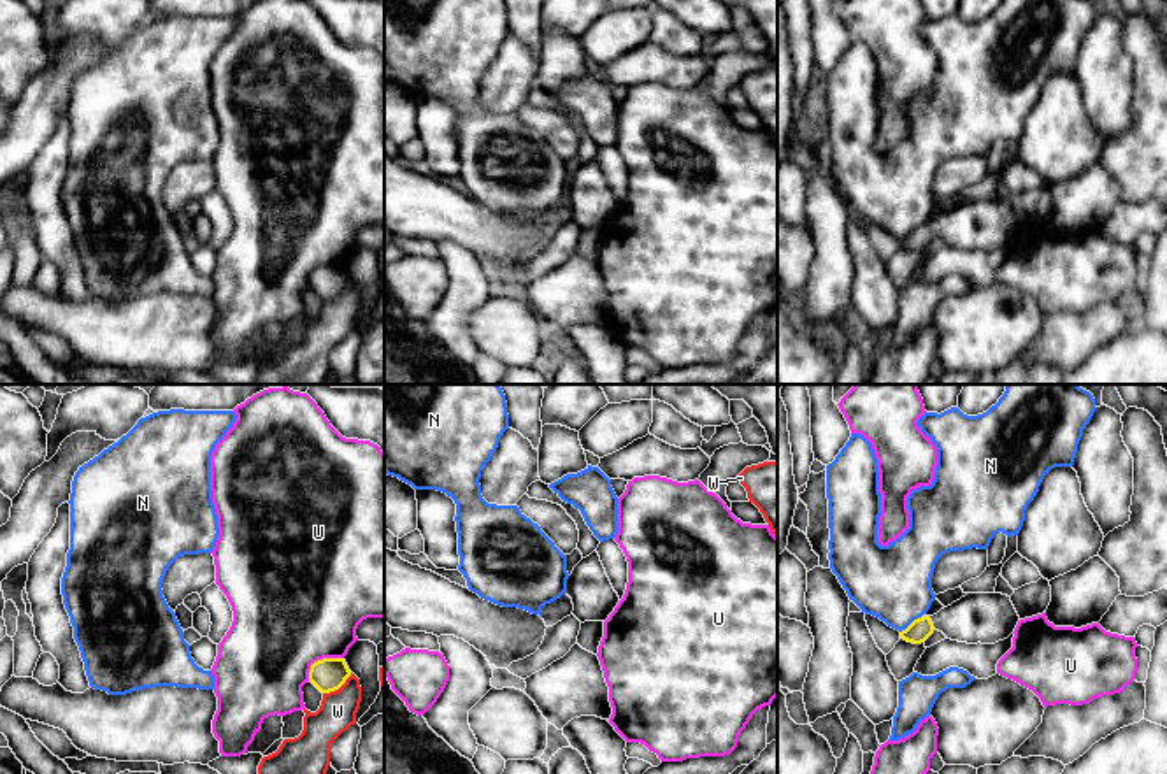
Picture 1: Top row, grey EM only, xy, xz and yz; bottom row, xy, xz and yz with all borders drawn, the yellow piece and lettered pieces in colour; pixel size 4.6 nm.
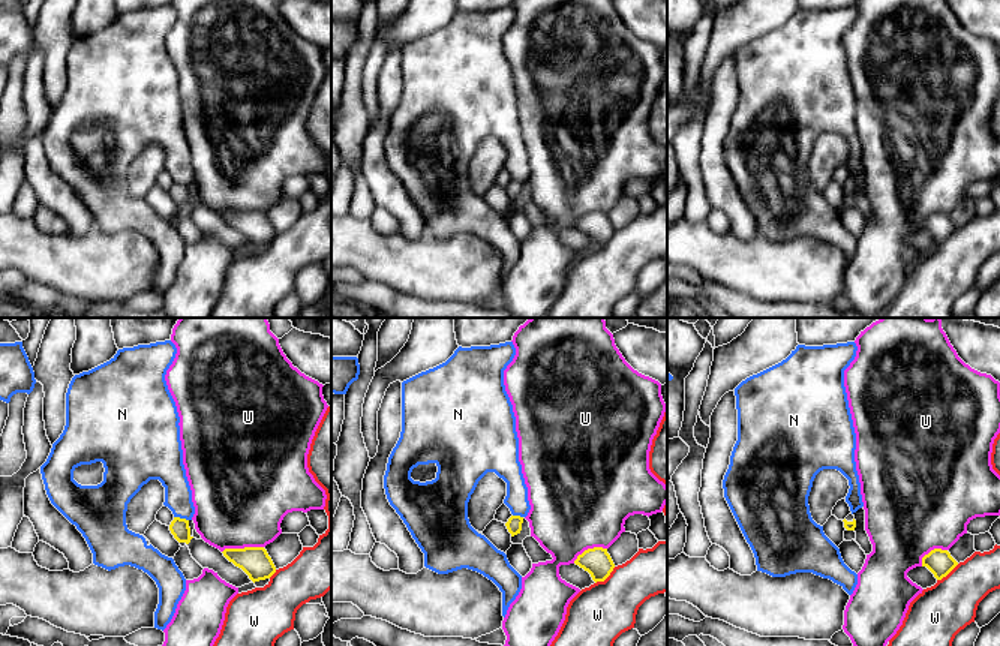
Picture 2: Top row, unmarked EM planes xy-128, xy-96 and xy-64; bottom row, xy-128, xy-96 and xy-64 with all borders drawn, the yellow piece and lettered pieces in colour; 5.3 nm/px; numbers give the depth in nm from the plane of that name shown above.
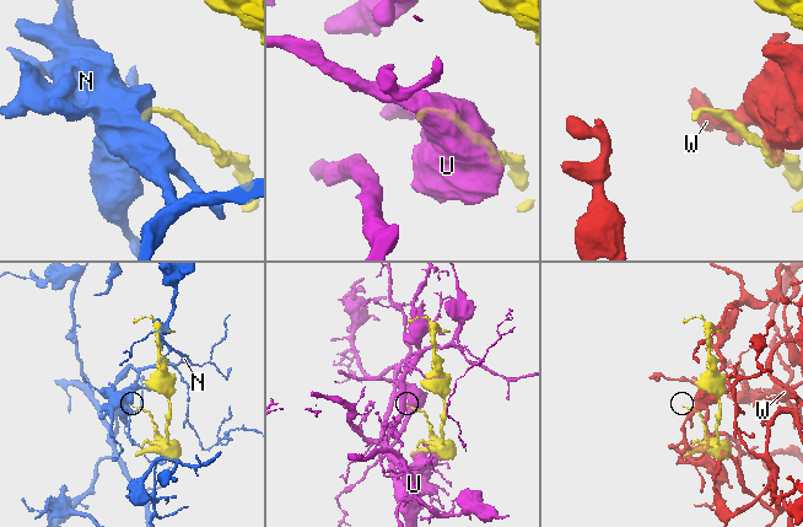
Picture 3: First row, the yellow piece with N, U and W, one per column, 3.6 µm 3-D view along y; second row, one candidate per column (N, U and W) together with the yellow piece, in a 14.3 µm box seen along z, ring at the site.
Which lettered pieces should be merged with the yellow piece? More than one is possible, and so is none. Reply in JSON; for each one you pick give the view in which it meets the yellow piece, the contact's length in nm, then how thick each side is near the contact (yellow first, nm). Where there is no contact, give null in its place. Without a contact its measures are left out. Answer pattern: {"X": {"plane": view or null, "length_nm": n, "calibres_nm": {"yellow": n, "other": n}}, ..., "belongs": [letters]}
{"belongs": []}

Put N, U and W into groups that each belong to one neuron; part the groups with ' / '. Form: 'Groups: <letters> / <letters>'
Groups: N / U / W

